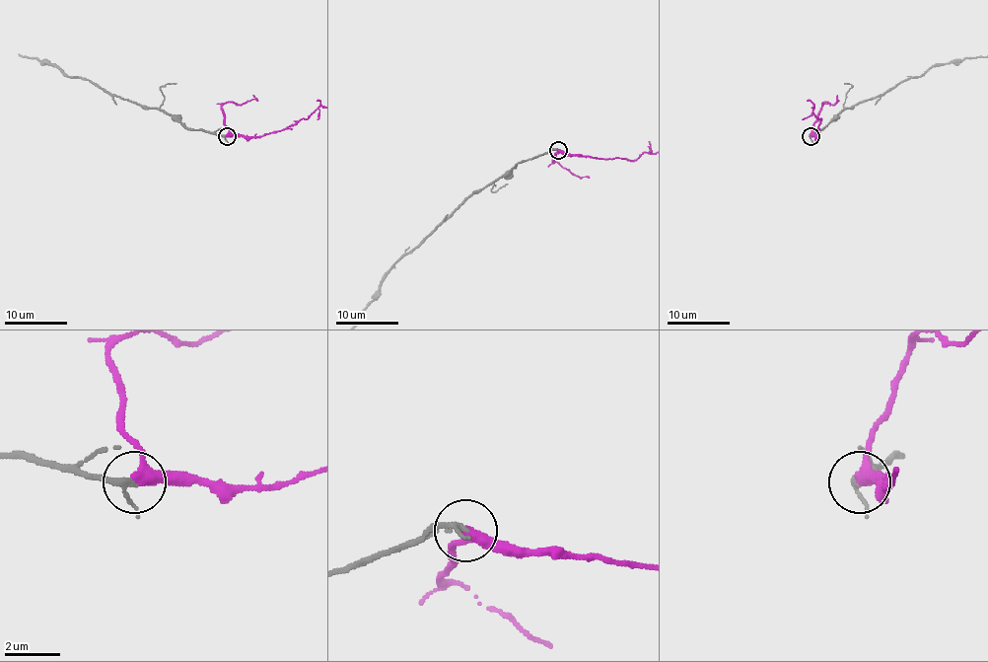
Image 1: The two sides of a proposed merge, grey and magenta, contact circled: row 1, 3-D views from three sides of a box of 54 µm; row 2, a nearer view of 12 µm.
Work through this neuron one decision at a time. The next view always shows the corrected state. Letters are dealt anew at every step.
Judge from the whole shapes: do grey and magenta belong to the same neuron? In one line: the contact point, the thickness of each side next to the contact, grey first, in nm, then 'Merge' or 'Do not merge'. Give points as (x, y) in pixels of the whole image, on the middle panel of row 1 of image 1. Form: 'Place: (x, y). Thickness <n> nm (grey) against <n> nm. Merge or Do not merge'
Place: (558, 150). Thickness 150 nm (grey) against 320 nm. Merge

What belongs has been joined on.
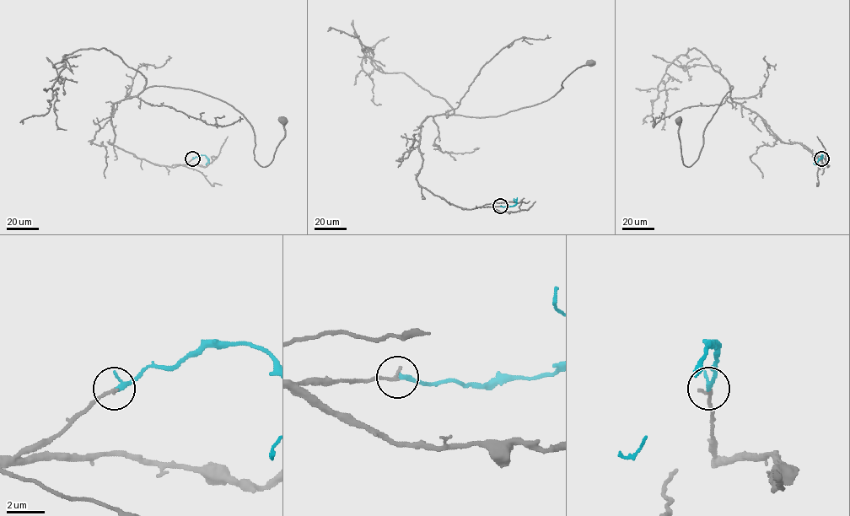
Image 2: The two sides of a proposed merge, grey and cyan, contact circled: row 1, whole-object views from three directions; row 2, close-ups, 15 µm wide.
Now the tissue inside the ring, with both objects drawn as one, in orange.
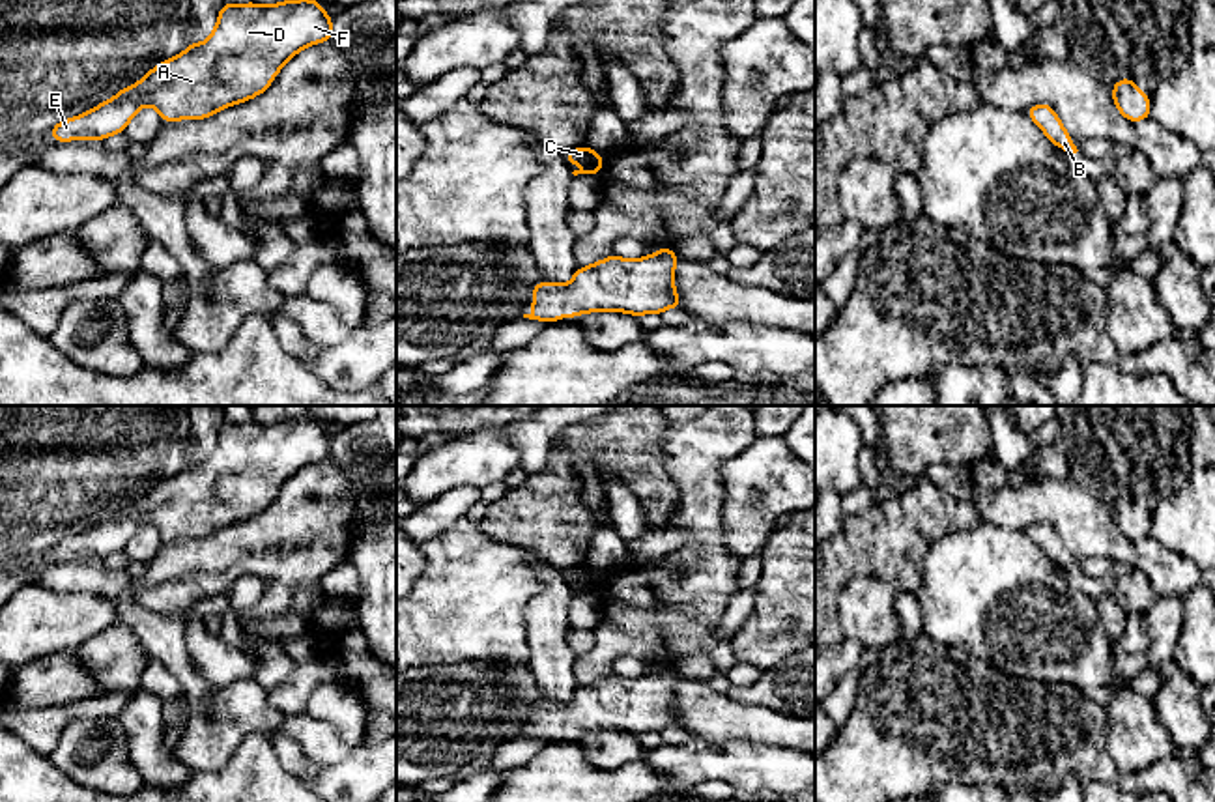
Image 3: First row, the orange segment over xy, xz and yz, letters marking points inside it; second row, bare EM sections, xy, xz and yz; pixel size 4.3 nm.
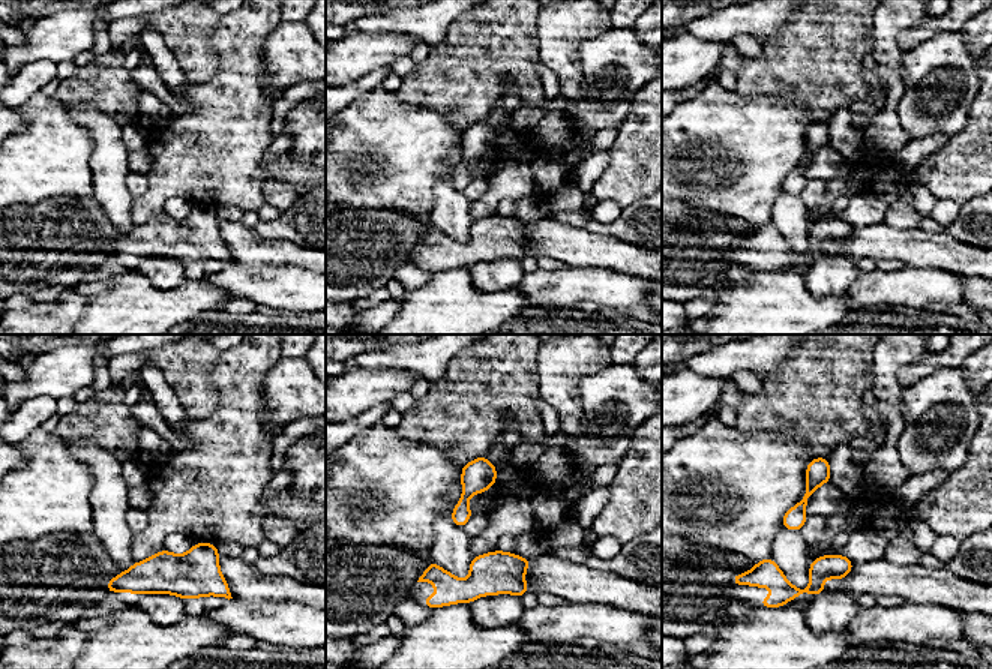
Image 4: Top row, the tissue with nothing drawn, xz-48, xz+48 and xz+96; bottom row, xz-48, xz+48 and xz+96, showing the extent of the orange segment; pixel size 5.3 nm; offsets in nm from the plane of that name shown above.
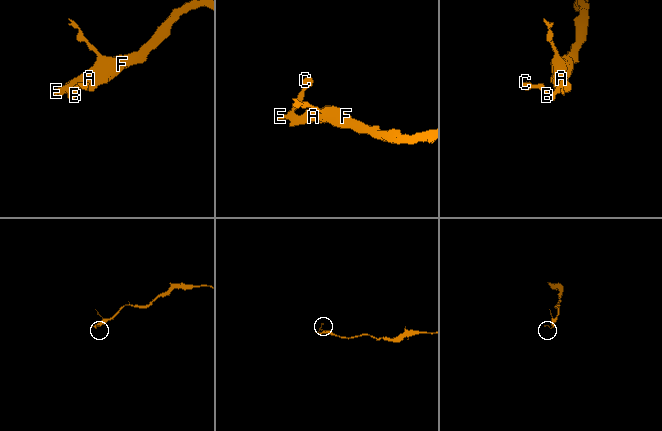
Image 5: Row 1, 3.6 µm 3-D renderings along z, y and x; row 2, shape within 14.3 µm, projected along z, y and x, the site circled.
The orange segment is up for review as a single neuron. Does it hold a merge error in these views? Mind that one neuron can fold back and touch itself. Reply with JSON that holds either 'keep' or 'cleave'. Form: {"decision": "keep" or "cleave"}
{"decision": "keep"}

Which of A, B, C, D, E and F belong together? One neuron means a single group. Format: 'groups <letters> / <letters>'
groups A B C D E F

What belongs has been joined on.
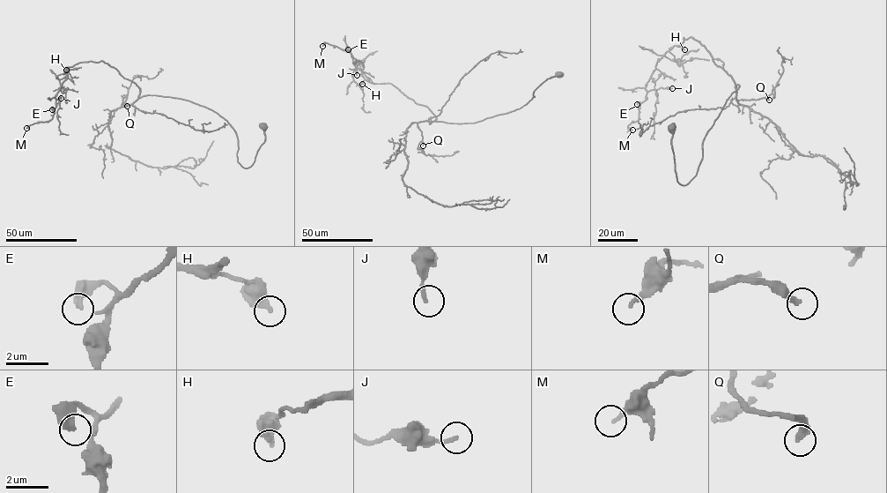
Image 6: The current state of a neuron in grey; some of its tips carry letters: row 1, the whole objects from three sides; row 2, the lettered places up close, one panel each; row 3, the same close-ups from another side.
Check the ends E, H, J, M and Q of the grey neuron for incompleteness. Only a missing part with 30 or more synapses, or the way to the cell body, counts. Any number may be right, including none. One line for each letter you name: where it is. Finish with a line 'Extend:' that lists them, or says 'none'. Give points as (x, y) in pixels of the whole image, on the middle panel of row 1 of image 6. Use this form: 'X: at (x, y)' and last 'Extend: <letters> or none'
Q: at (423, 145)
Extend: Q

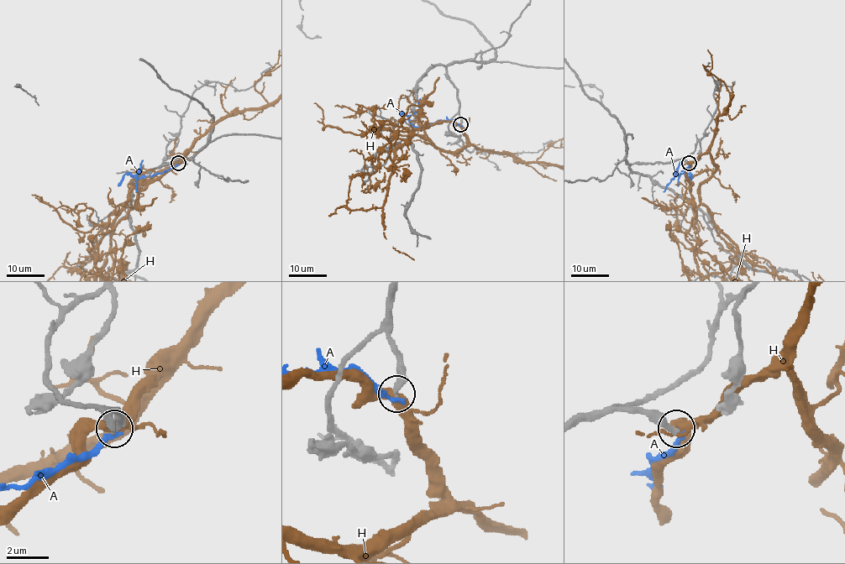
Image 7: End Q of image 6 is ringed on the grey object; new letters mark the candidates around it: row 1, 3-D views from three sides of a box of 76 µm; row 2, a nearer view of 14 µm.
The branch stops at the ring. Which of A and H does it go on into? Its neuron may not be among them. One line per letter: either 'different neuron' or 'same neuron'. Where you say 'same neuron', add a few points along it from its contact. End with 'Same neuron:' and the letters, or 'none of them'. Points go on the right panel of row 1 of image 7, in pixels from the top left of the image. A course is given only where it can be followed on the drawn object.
A: different neuron
H: different neuron
Same neuron: none of them

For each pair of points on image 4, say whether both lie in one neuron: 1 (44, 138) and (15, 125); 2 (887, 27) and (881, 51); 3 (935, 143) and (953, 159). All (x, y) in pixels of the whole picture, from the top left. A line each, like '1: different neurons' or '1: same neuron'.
1: different neurons
2: same neuron
3: different neurons

